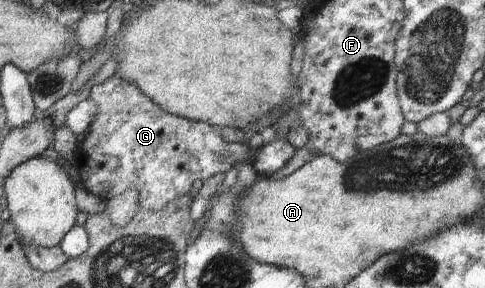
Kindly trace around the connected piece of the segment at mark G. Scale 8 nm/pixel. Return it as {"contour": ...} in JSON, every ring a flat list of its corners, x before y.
{"contour":[[115,73,113,74,111,77,108,77,105,81,103,81,103,83,100,84,95,84,89,94,89,98,93,100,95,103,97,103,97,114,94,116,93,121,90,123,90,126,87,129,87,133,85,135,85,138,83,140,83,142,77,146,77,149,75,151,75,156,76,156,76,164,79,167,80,173,81,173,81,184,85,187,84,189,87,190,88,192,91,192,93,195,96,195,97,197,100,197,102,200,107,201,108,199,111,199,112,197,115,197,117,194,123,193,124,191,130,190,130,189,137,189,138,191,138,205,139,208,143,208,144,210,151,210,151,211,157,211,160,209,163,209,163,207,165,207,170,201,173,201,176,197,185,195,187,193,189,193,189,189,191,189,191,187,193,187,193,183,195,183,195,181,197,181,197,179,199,179,199,181,203,181,206,179,209,179,210,177,213,177,213,175,217,174,217,173,225,173,226,171,229,171,229,169,231,169,231,167,236,167,238,166,239,168,239,164,242,161,250,161,251,165,253,165,253,161,256,159,255,156,252,155,252,151,251,148,254,149,254,147,251,147,251,145,249,143,243,143,243,144,234,144,234,143,228,143,223,141,223,139,221,138,221,135,218,131,218,128,214,127,214,126,210,126,208,123,205,122,198,122,195,120,188,120,187,118,175,115,175,114,170,114,167,113,164,109,161,109,160,105,157,105,157,102,154,102,146,93,143,93,139,87,137,87,137,85,135,85,133,82,130,82,127,78,122,78,119,74]]}

